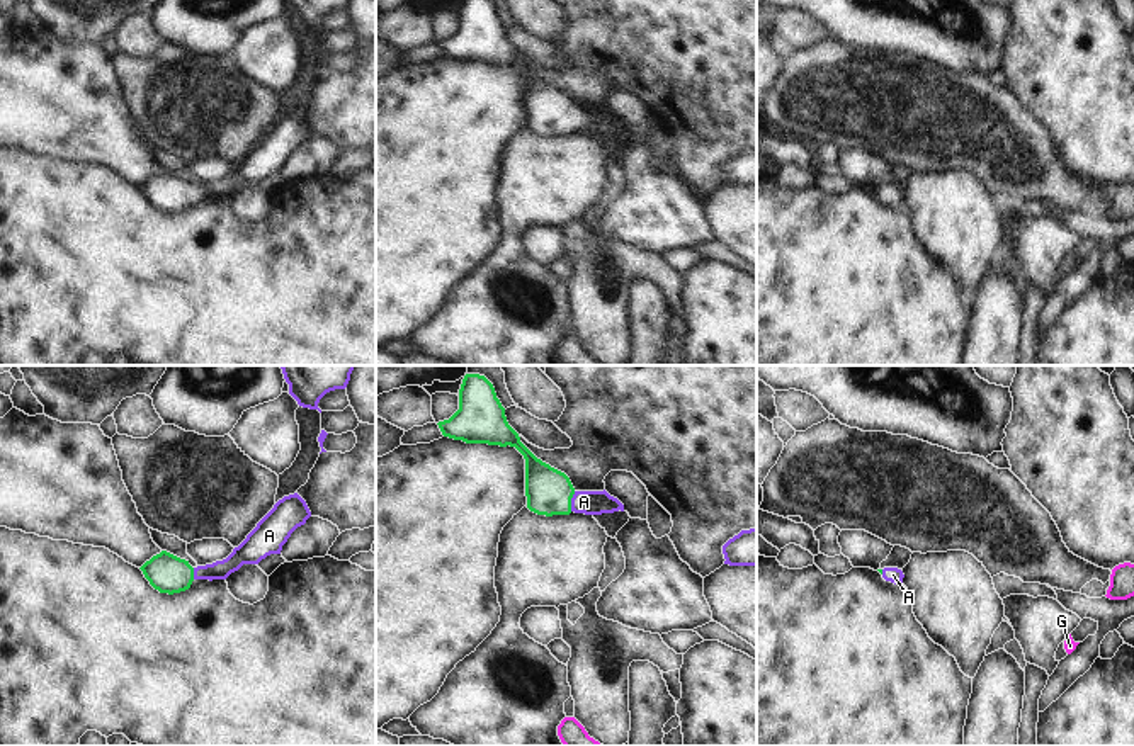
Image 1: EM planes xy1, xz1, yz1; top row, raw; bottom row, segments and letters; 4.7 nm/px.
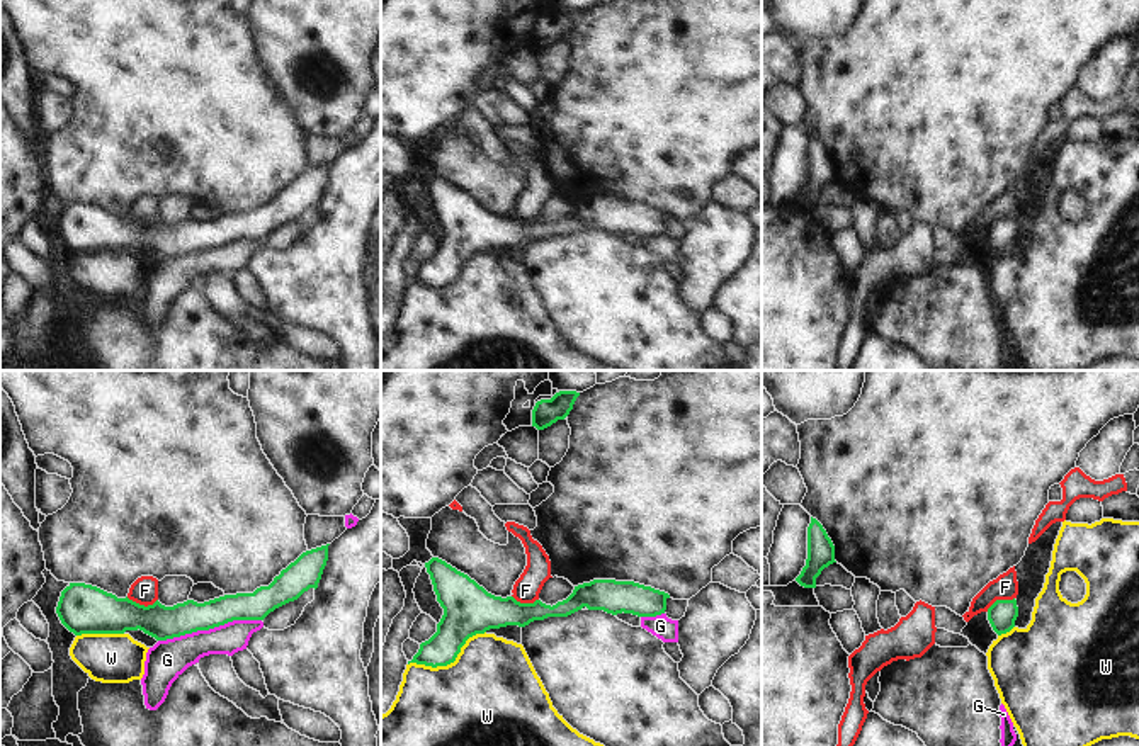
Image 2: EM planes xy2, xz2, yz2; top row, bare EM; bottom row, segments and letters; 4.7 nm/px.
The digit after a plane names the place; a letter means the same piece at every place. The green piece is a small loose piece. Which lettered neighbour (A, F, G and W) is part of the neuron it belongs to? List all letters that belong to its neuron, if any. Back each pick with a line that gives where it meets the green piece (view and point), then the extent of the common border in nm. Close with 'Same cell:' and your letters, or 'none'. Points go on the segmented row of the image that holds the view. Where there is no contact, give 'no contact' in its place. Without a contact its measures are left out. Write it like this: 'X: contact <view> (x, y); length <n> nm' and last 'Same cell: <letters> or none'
A: contact xz1 (570, 502); length 100 nm
Same cell: A

